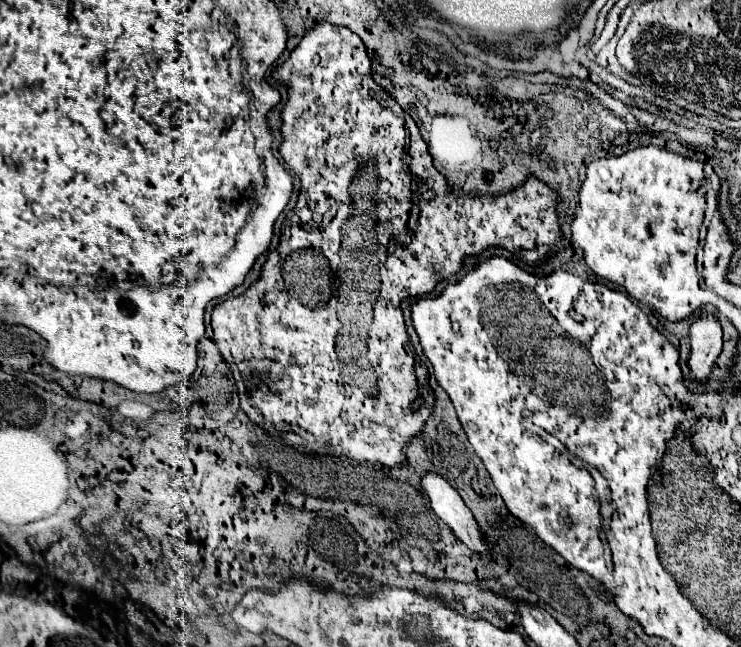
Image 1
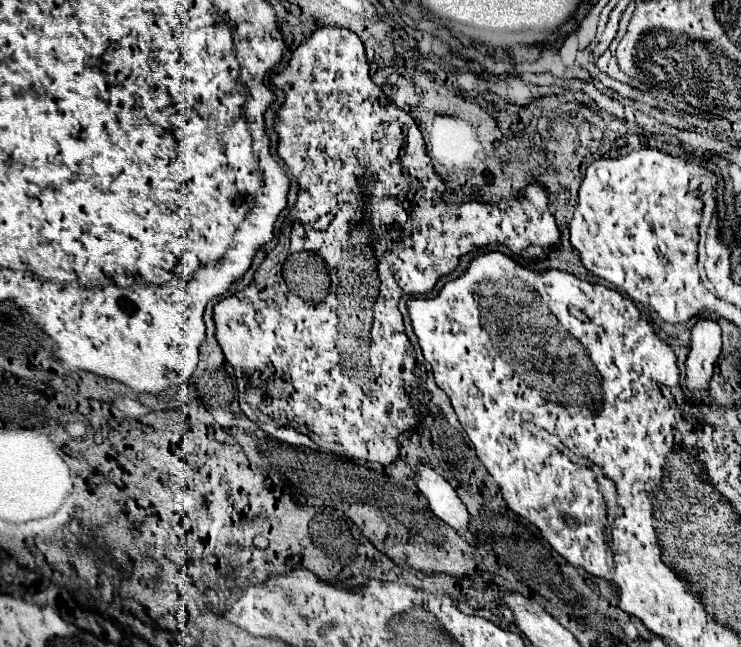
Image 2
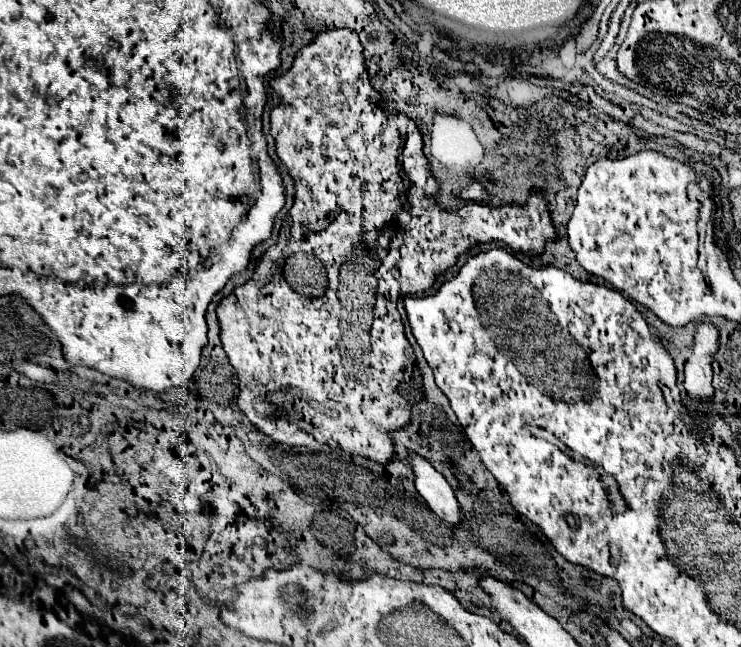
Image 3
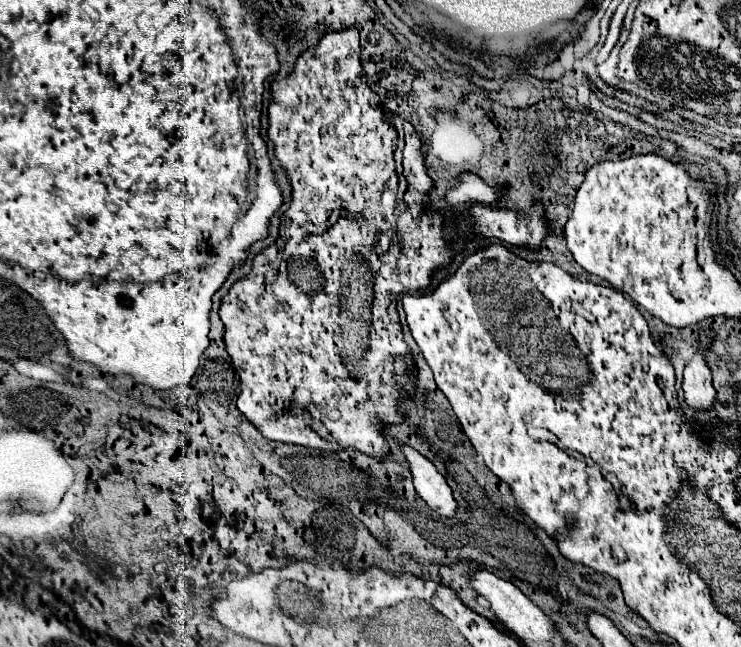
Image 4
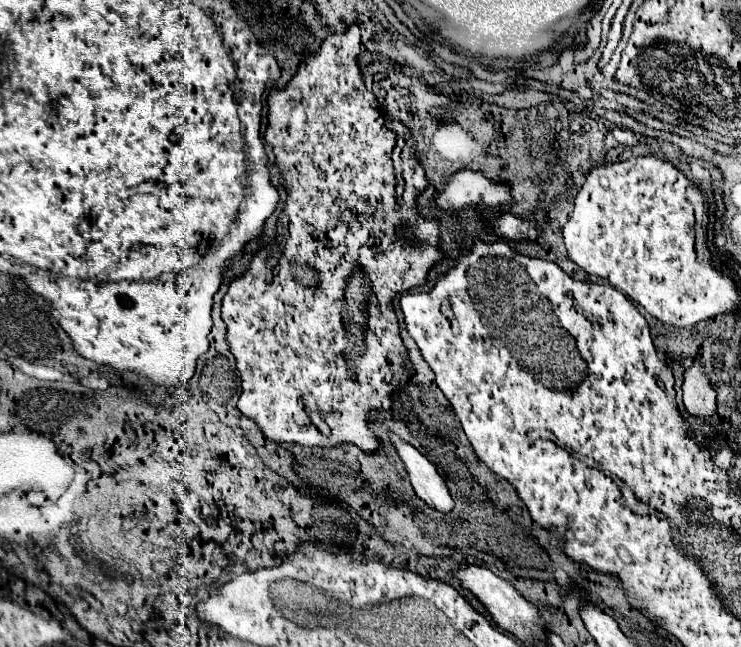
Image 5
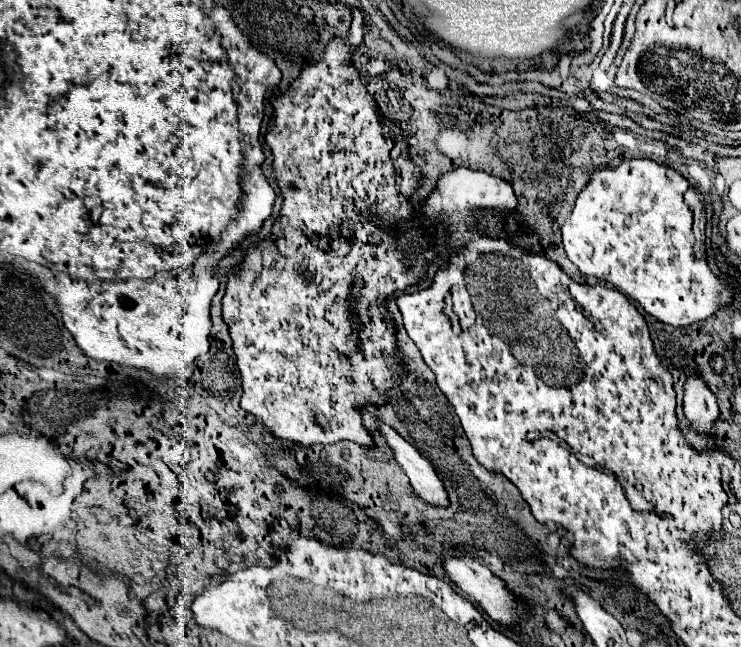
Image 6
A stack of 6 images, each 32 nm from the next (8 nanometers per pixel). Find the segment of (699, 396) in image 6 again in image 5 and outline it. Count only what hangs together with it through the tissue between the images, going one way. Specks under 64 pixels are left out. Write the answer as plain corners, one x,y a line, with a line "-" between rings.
700,358
684,370
684,406
692,416
710,418
716,412
716,392

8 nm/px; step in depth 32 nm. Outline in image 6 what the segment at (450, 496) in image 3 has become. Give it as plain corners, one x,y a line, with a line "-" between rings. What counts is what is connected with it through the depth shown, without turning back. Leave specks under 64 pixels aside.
380,422
380,432
386,438
386,442
390,444
390,448
394,450
396,462
408,474
414,492
432,506
448,508
450,500
448,500
446,488
442,480
438,478
434,466
412,444
408,444
400,434
390,430
384,422

